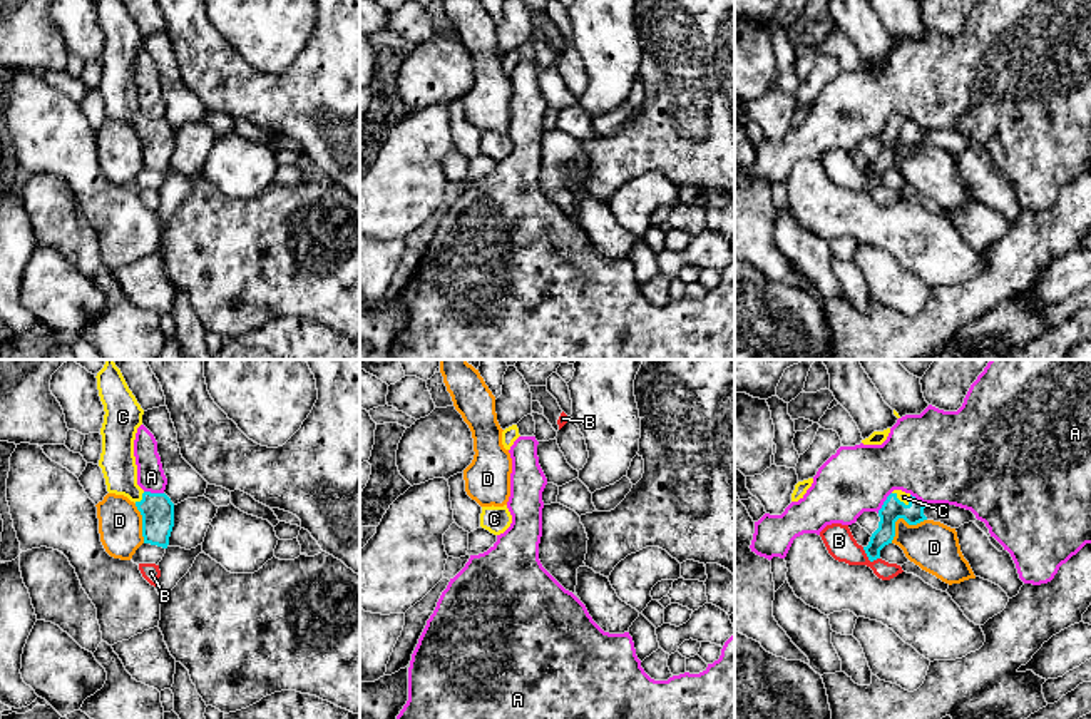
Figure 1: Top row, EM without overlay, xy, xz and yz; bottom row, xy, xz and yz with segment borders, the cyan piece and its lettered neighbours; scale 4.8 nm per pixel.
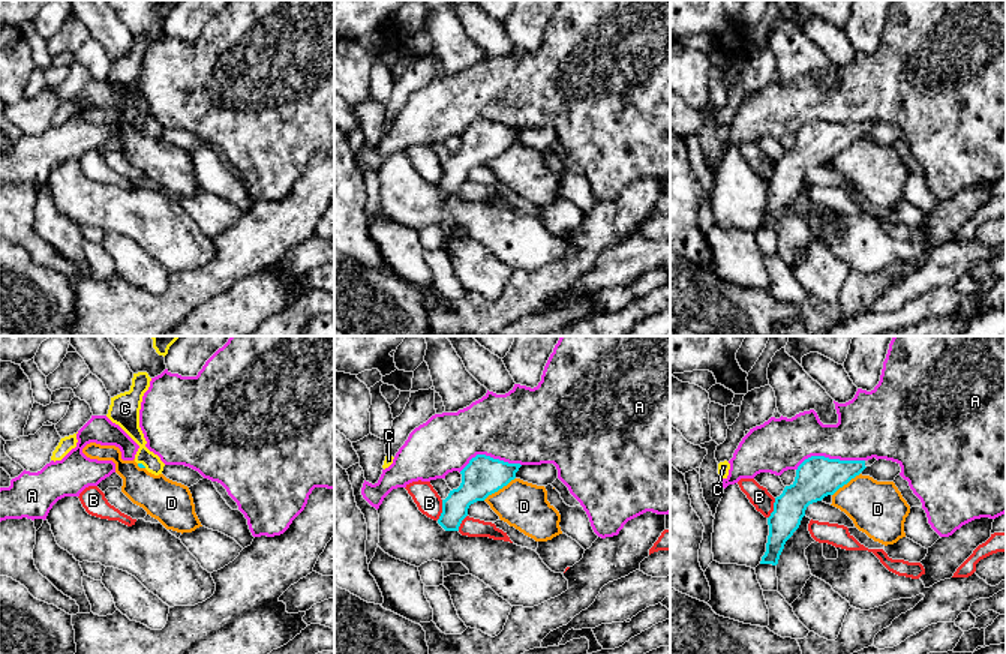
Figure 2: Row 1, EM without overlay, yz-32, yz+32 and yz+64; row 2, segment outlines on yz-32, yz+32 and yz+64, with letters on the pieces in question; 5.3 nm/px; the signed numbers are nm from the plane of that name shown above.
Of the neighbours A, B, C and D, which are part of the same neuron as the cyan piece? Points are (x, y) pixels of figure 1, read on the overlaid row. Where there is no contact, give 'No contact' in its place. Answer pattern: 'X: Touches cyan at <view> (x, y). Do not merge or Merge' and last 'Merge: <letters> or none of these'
A: Touches cyan at yz (884, 502). Do not merge
B: Touches cyan at yz (869, 559). Do not merge
C: Touches cyan at xy (143, 499). Merge
D: Touches cyan at yz (901, 517). Do not merge
Merge: C

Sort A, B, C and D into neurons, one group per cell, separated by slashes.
A D / B / C

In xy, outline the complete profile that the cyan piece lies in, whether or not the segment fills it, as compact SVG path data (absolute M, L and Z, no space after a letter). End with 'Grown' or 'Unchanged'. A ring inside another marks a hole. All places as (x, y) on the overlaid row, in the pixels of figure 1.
M105 360L97 373L97 390L104 405L102 468L107 492L124 495L142 515L144 543L167 548L174 527L174 503L166 493L144 492L137 485L134 440L142 425L144 410L129 390L114 360Z. Grown

